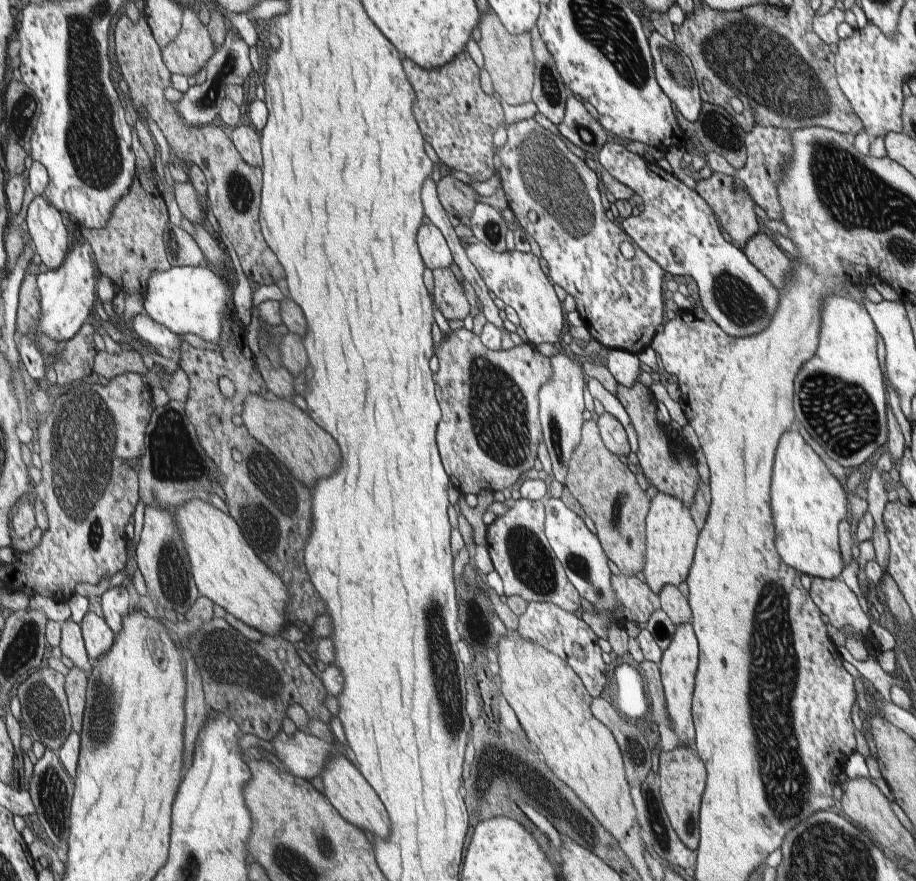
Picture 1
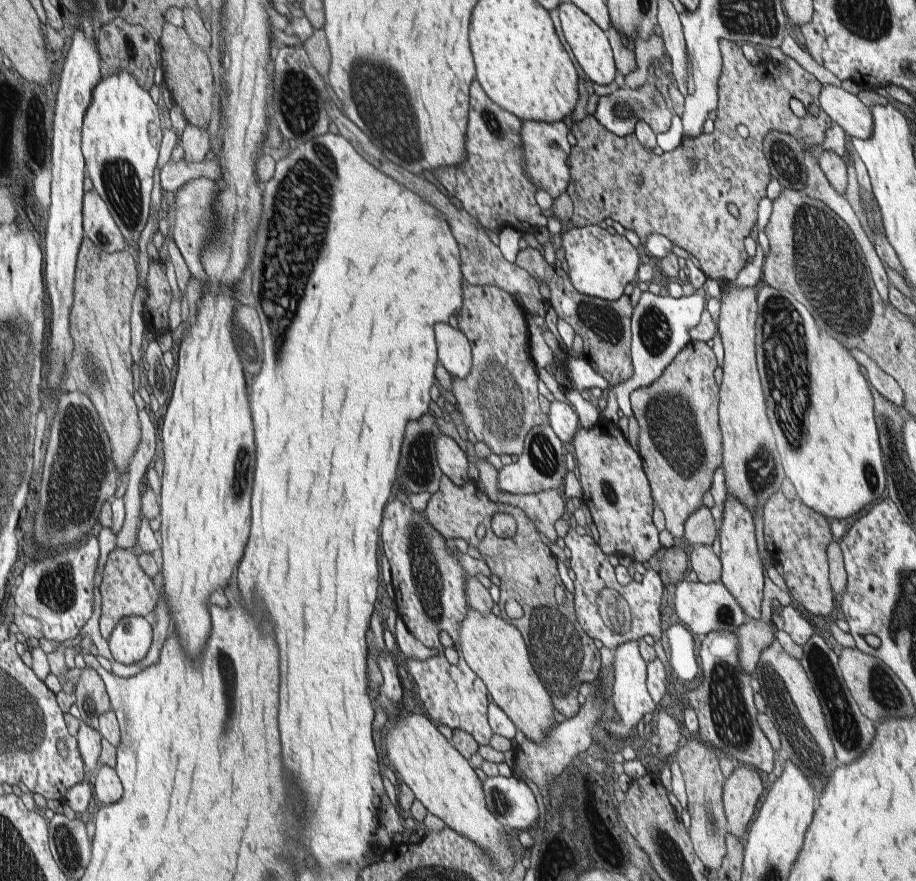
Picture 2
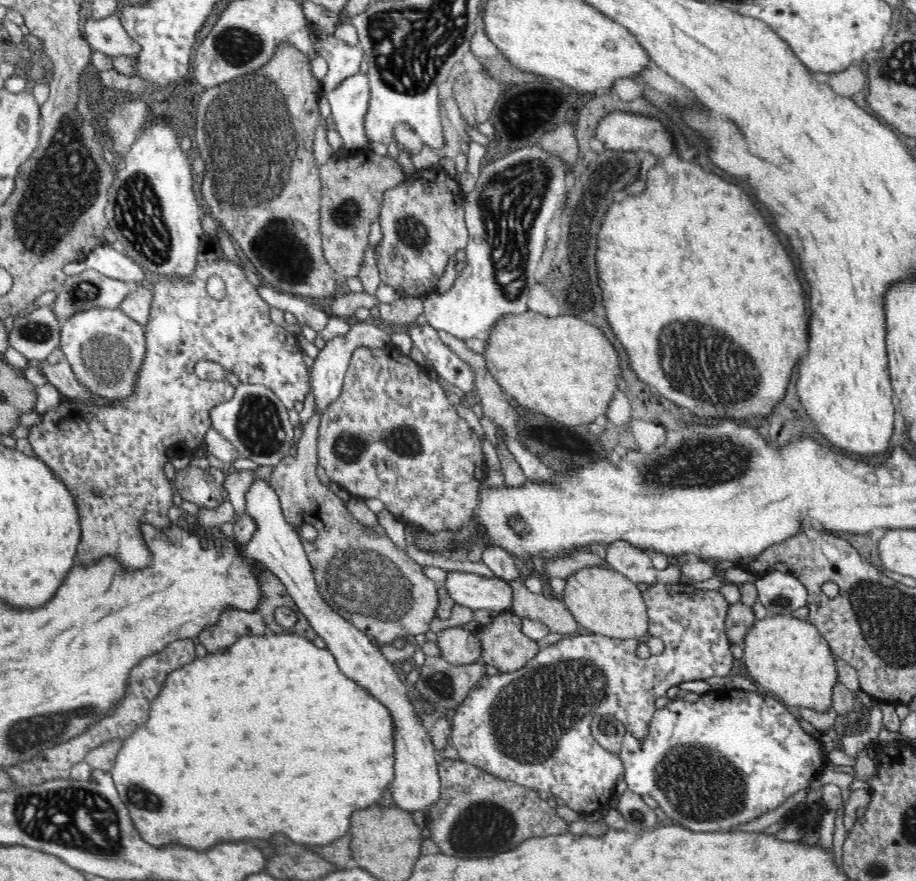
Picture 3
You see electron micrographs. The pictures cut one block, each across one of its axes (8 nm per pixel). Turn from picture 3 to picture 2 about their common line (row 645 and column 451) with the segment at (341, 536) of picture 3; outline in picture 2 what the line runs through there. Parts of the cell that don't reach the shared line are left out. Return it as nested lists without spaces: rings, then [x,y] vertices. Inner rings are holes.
[[[463,286],[463,306],[459,312],[453,314],[457,318],[459,330],[471,340],[471,374],[467,374],[465,378],[453,378],[451,382],[451,392],[457,400],[457,410],[463,418],[465,428],[469,430],[471,440],[479,440],[483,442],[483,446],[487,446],[487,450],[491,450],[491,454],[509,454],[511,458],[515,458],[515,454],[519,456],[523,452],[523,444],[525,444],[525,436],[531,428],[537,426],[549,426],[549,416],[539,412],[539,404],[537,404],[537,366],[531,360],[529,354],[529,318],[525,314],[525,310],[517,304],[517,300],[497,288],[497,286]]]

